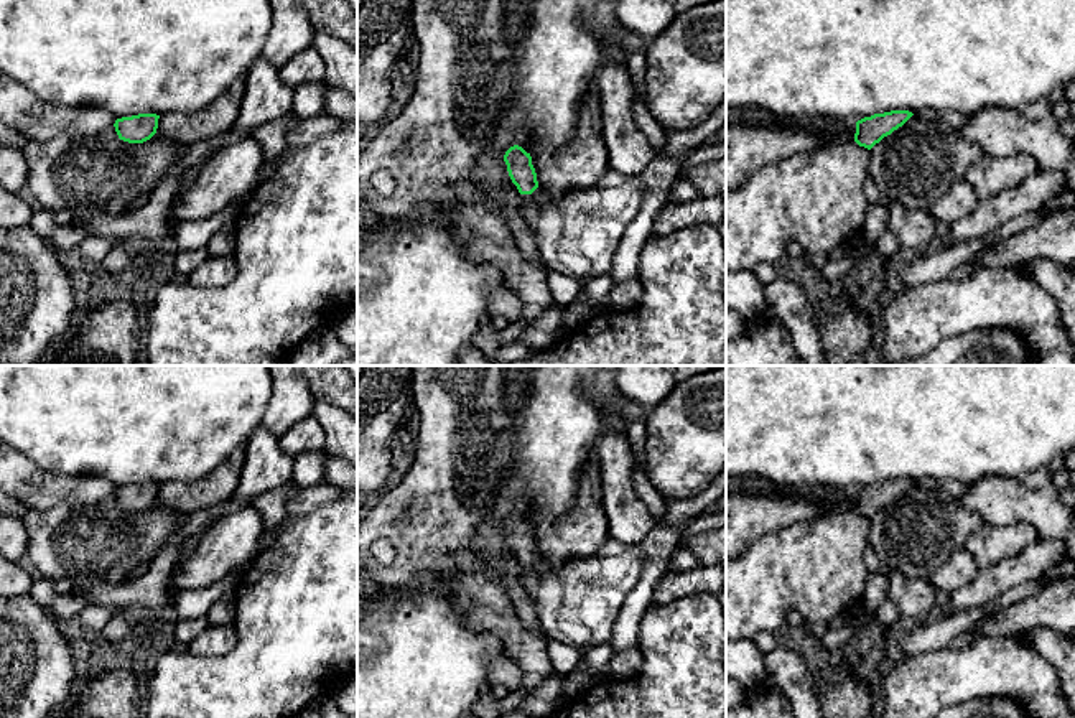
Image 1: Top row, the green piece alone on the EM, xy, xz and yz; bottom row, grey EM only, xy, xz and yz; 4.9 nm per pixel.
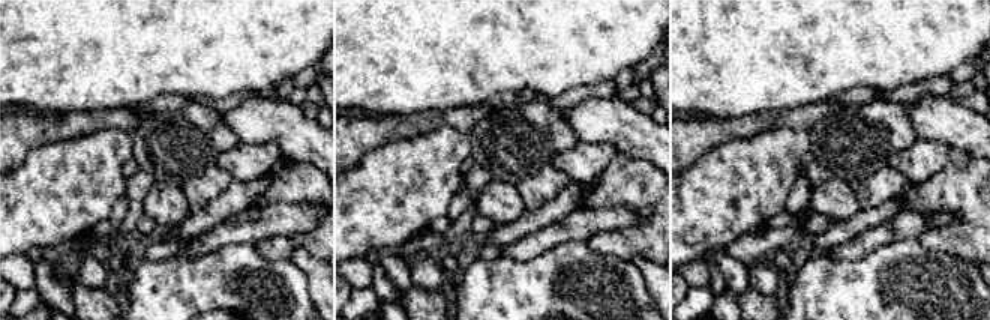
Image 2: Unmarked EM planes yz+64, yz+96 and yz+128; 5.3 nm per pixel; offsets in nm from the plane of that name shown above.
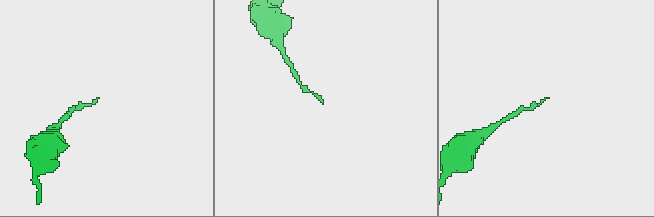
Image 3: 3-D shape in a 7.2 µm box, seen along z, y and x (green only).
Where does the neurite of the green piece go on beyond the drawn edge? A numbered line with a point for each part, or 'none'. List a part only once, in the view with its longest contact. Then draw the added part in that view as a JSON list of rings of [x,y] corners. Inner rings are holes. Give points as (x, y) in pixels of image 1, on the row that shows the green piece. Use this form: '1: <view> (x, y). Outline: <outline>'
none

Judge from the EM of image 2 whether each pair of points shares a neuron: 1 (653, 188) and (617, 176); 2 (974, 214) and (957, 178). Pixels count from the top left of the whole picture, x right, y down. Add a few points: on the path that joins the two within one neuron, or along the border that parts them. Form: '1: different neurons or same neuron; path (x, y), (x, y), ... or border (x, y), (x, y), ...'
1: same neuron; path (644, 181), (626, 181)
2: same neuron; path (974, 205), (974, 194), (966, 187)

